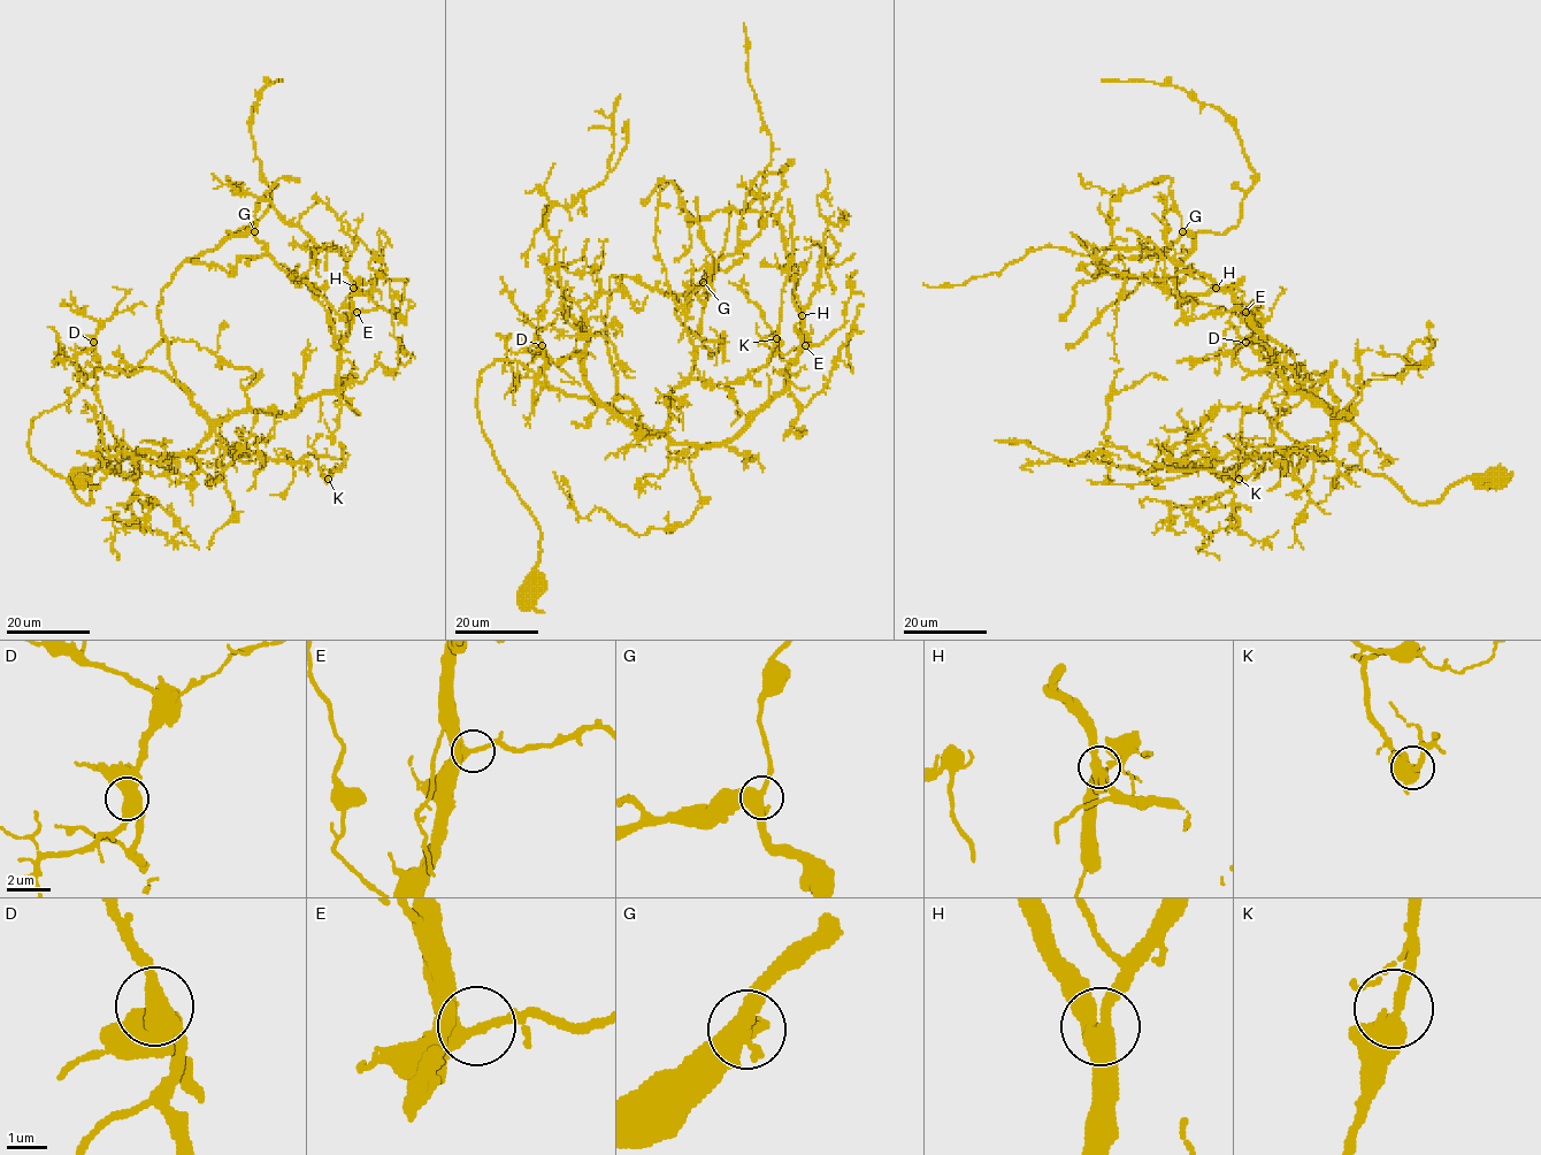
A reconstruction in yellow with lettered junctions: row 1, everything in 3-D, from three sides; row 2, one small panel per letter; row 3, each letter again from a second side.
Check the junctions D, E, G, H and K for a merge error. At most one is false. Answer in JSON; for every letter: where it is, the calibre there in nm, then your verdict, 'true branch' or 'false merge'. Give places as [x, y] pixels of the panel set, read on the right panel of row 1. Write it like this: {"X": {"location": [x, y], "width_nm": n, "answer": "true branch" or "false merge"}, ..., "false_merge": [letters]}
{"D": {"location": [1246, 342], "width_nm": 440, "answer": "true branch"}, "E": {"location": [1246, 312], "width_nm": 320, "answer": "true branch"}, "G": {"location": [1182, 231], "width_nm": 440, "answer": "true branch"}, "H": {"location": [1216, 288], "width_nm": 440, "answer": "true branch"}, "K": {"location": [1239, 479], "width_nm": 360, "answer": "true branch"}, "false_merge": []}

